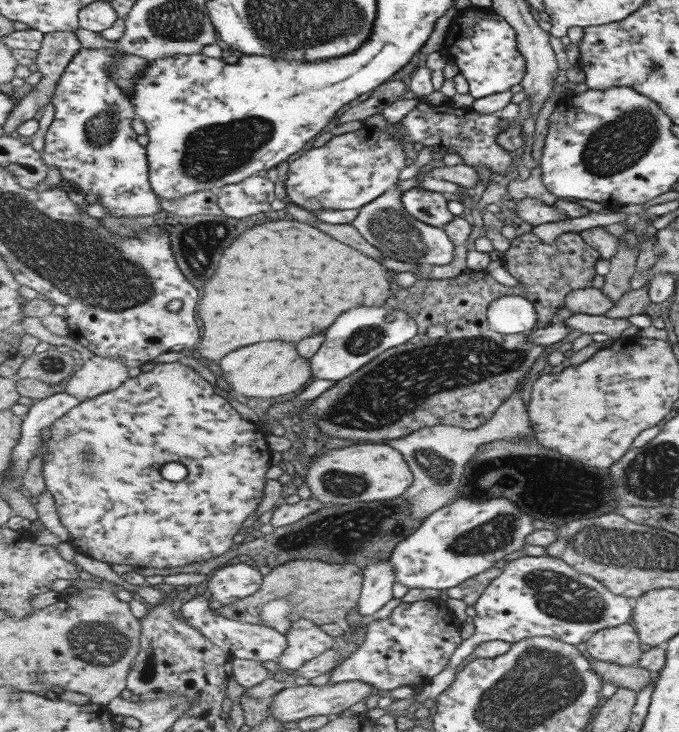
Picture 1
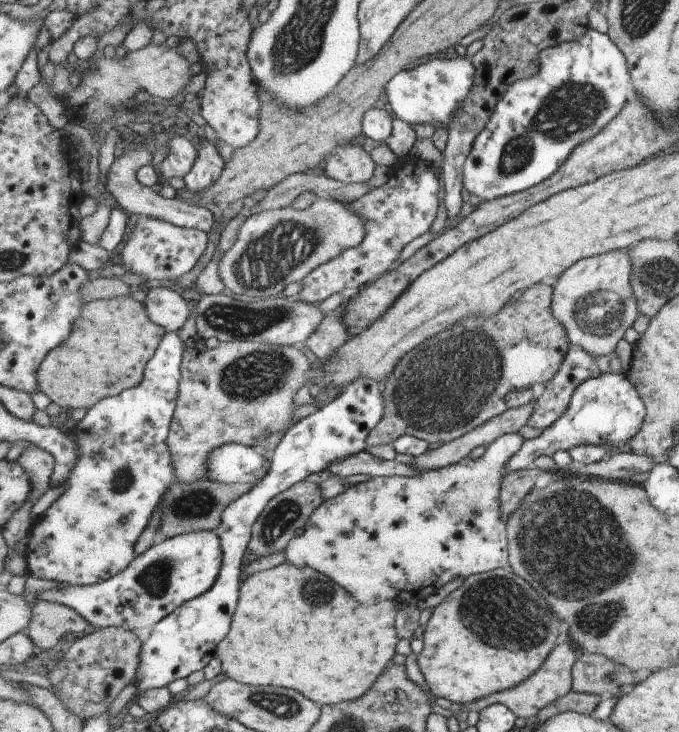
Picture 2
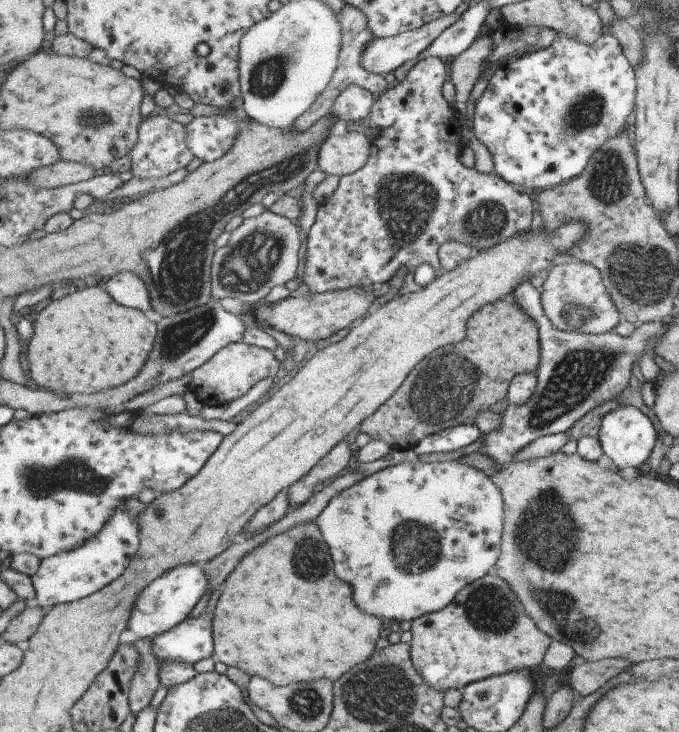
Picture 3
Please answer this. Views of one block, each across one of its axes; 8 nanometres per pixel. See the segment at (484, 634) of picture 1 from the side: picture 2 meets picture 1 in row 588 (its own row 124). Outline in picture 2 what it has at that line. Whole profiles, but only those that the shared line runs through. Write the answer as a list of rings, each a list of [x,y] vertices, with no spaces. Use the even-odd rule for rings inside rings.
[[[588,28],[583,36],[577,38],[577,40],[563,42],[563,44],[559,44],[559,46],[555,46],[555,48],[543,50],[543,52],[541,52],[541,72],[537,72],[537,74],[531,76],[531,78],[521,78],[517,80],[513,86],[509,86],[509,90],[505,92],[505,96],[499,100],[499,104],[497,104],[493,116],[489,118],[485,130],[477,136],[475,143],[473,144],[472,152],[469,154],[464,167],[463,186],[465,192],[469,193],[471,197],[475,196],[476,198],[479,198],[480,202],[485,202],[516,194],[523,190],[528,190],[529,188],[540,184],[543,180],[547,180],[547,178],[553,176],[563,164],[567,163],[569,156],[573,154],[575,148],[577,148],[579,144],[583,144],[583,142],[587,142],[587,140],[595,138],[595,136],[597,136],[597,134],[599,134],[615,116],[618,116],[619,112],[626,107],[626,104],[635,98],[635,92],[636,90],[634,89],[626,53],[622,52],[622,49],[611,40],[608,34],[603,34]]]

